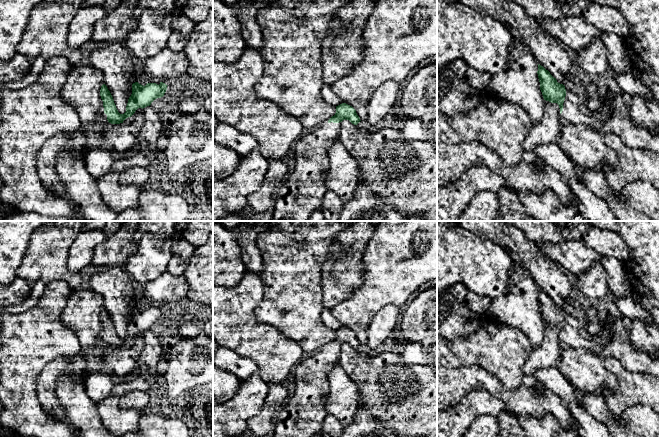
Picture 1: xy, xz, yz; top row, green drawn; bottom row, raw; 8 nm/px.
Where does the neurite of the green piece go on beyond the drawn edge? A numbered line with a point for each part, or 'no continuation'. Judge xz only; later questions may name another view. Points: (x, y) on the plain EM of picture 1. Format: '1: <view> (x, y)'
1: xz (302, 415)

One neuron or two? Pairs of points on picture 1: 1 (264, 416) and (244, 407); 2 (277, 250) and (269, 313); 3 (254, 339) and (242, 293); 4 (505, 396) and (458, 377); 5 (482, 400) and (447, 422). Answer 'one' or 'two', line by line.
1: two
2: one
3: one
4: one
5: one

